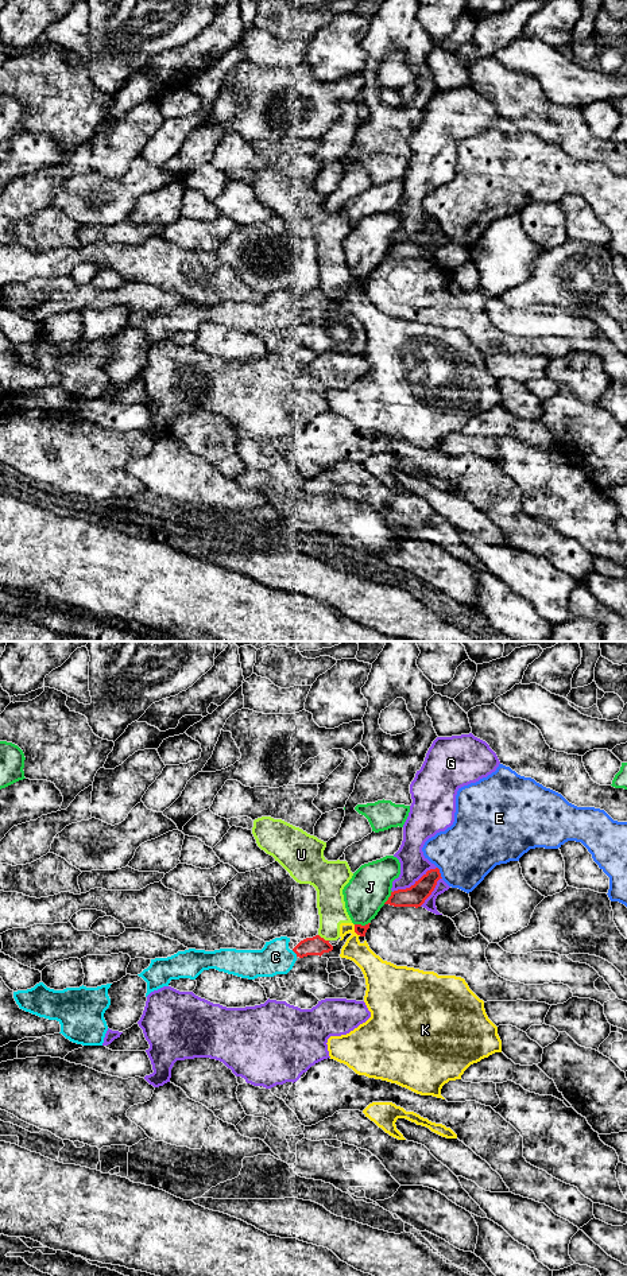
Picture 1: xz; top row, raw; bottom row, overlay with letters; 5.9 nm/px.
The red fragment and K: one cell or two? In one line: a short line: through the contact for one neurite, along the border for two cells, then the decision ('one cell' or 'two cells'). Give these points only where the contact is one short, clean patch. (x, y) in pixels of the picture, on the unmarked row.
line xz (353, 278), (353, 283), (360, 289); two cells

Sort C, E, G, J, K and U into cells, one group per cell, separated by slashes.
C / E / G / J / K U

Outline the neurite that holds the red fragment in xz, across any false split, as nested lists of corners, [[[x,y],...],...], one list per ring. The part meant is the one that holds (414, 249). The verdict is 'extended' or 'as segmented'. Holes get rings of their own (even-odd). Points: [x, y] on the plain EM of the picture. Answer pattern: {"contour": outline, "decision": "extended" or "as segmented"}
{"contour": [[[430,222],[410,241],[391,245],[391,249],[384,257],[418,261],[431,248],[440,232],[442,232],[440,222]]], "decision": "as segmented"}

